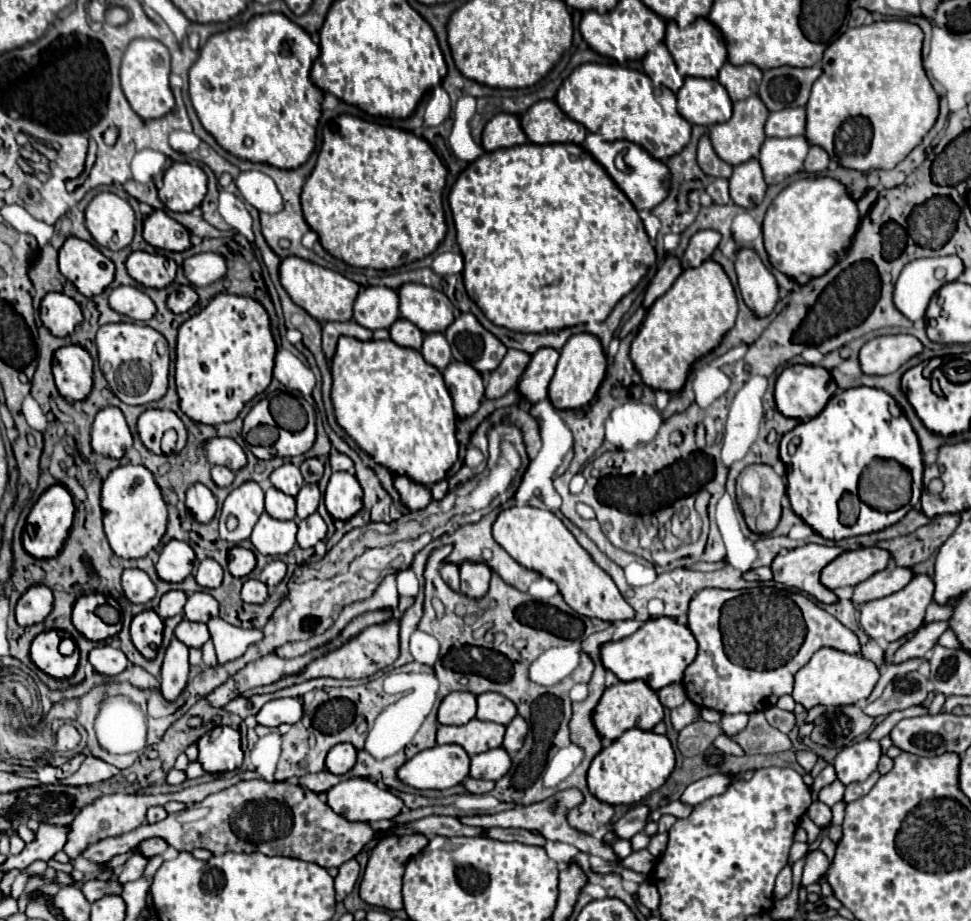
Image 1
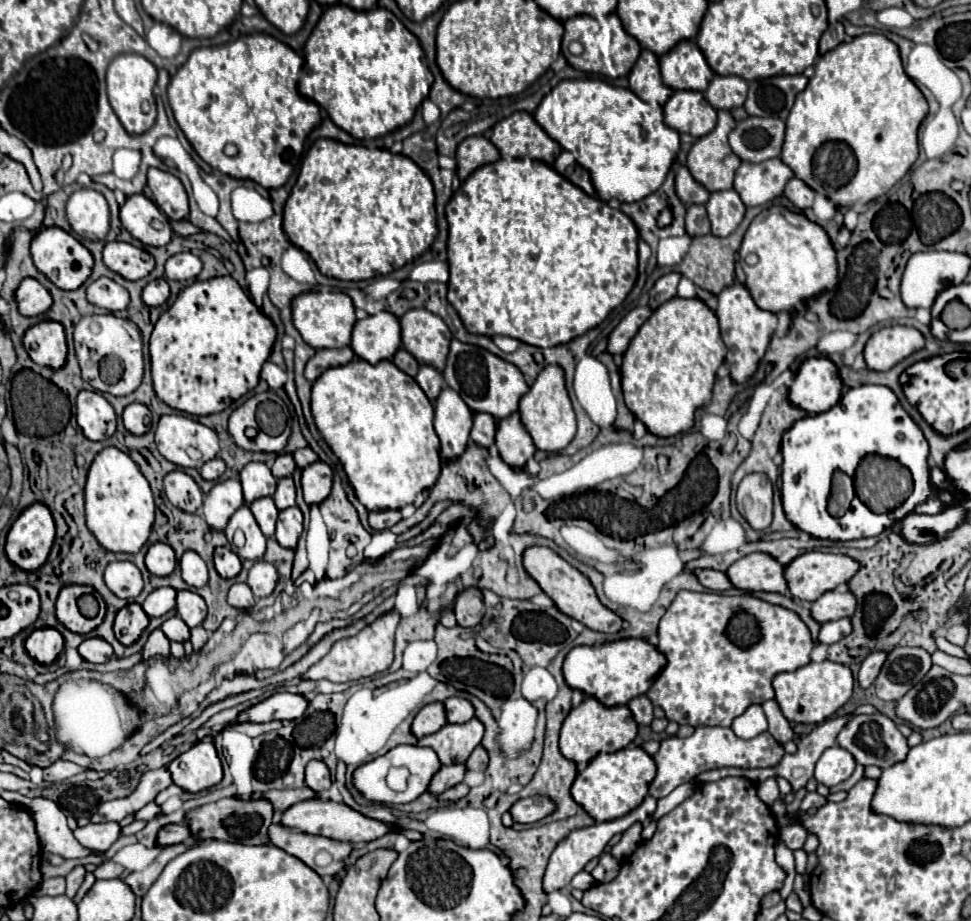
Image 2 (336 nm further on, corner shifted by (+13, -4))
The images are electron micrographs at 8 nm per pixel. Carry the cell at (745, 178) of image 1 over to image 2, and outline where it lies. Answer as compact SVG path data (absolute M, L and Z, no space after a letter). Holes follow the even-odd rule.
M735 190L713 192L705 208L711 222L711 234L719 238L725 238L735 232L735 228L745 216L745 204L741 202Z

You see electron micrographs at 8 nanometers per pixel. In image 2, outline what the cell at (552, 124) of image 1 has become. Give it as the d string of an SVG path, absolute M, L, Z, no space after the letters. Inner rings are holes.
M515 112L513 116L497 122L493 126L491 142L505 158L521 158L529 154L533 160L539 160L547 166L551 166L561 154L559 144L551 140L527 112Z

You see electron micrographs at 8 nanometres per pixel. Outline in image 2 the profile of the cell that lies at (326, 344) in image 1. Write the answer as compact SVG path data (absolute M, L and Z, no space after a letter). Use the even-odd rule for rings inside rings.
M349 346L339 348L339 350L317 350L315 356L307 362L305 366L305 378L309 382L315 382L325 370L335 368L335 366L345 366L355 358L353 350Z

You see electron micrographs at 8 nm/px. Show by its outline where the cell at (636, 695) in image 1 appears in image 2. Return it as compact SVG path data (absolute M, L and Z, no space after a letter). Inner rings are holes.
M589 696L565 718L559 736L559 748L567 760L573 760L575 764L589 764L599 752L617 752L627 748L635 736L637 736L637 722L633 720L627 706L605 708L599 700Z

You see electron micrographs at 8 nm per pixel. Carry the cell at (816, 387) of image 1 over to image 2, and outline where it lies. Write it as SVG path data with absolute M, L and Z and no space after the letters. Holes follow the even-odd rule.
M809 358L801 364L793 380L789 400L809 414L819 414L839 402L841 388L843 382L839 370L829 358Z

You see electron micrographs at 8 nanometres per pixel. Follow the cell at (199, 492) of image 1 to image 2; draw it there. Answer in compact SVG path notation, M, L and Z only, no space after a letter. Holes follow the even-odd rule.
M175 470L169 472L163 482L169 502L181 508L183 512L197 512L199 506L203 504L203 492L189 474Z

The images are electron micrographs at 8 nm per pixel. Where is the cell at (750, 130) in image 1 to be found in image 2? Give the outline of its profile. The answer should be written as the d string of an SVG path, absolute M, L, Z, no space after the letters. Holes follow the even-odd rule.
M717 112L719 114L719 120L717 120L717 126L701 136L699 140L695 140L695 144L691 146L689 154L687 154L687 168L691 172L691 176L707 190L707 192L719 192L719 190L729 190L733 188L733 176L741 164L741 160L733 154L729 142L727 142L727 136L729 132L735 128L735 120L729 112Z

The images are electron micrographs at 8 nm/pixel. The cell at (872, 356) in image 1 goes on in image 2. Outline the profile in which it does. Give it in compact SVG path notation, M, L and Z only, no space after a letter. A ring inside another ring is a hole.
M887 326L865 344L865 362L871 370L891 370L895 364L925 346L923 334L913 326Z

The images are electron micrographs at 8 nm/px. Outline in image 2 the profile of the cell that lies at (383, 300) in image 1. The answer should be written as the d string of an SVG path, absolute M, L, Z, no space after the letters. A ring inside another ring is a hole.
M377 312L359 320L353 328L351 348L369 364L393 360L395 352L401 348L399 320L391 312Z

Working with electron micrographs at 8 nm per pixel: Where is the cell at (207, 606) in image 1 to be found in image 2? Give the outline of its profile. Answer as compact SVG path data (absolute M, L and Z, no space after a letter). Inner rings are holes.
M181 590L177 594L177 612L189 628L195 628L205 620L207 606L199 594L195 594L191 590Z

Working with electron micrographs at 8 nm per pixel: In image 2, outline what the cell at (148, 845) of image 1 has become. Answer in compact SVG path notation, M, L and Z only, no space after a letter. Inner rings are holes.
M169 824L169 826L159 830L157 844L159 846L171 846L171 844L185 842L187 838L191 838L191 830L187 824Z

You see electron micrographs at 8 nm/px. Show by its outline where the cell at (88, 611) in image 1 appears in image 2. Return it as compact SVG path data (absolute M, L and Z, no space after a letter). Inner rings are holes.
M69 584L59 592L57 598L57 620L69 628L71 632L77 634L87 634L91 630L95 630L99 624L103 622L106 614L106 604L100 594L91 588L91 586L83 586L83 584ZM83 594L93 595L99 604L99 612L93 619L85 618L79 608L77 608L77 600Z

